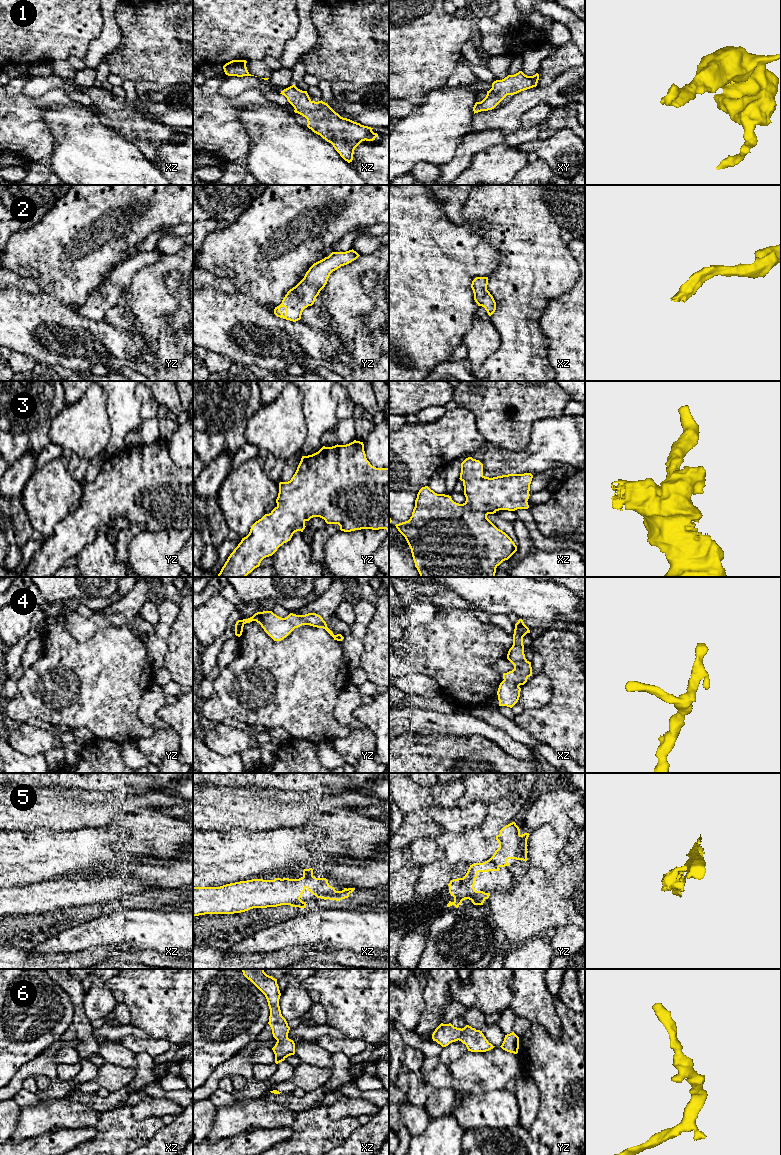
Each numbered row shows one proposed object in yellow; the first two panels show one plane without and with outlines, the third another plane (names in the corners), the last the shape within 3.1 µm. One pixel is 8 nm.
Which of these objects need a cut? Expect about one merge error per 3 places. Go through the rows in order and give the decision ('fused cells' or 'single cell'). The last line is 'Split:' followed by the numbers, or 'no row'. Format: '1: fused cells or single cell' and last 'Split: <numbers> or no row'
1: single cell
2: single cell
3: single cell
4: single cell
5: fused cells
6: single cell
Split: 5

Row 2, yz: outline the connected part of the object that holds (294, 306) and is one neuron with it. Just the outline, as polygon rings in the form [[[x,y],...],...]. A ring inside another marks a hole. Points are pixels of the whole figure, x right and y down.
[[[353,249],[346,252],[332,252],[328,257],[314,263],[304,278],[287,292],[282,303],[275,307],[274,314],[293,322],[300,320],[303,310],[314,304],[316,297],[327,284],[330,274],[359,256]]]

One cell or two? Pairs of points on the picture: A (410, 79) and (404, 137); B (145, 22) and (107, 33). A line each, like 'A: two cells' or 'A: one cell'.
A: two cells
B: two cells

